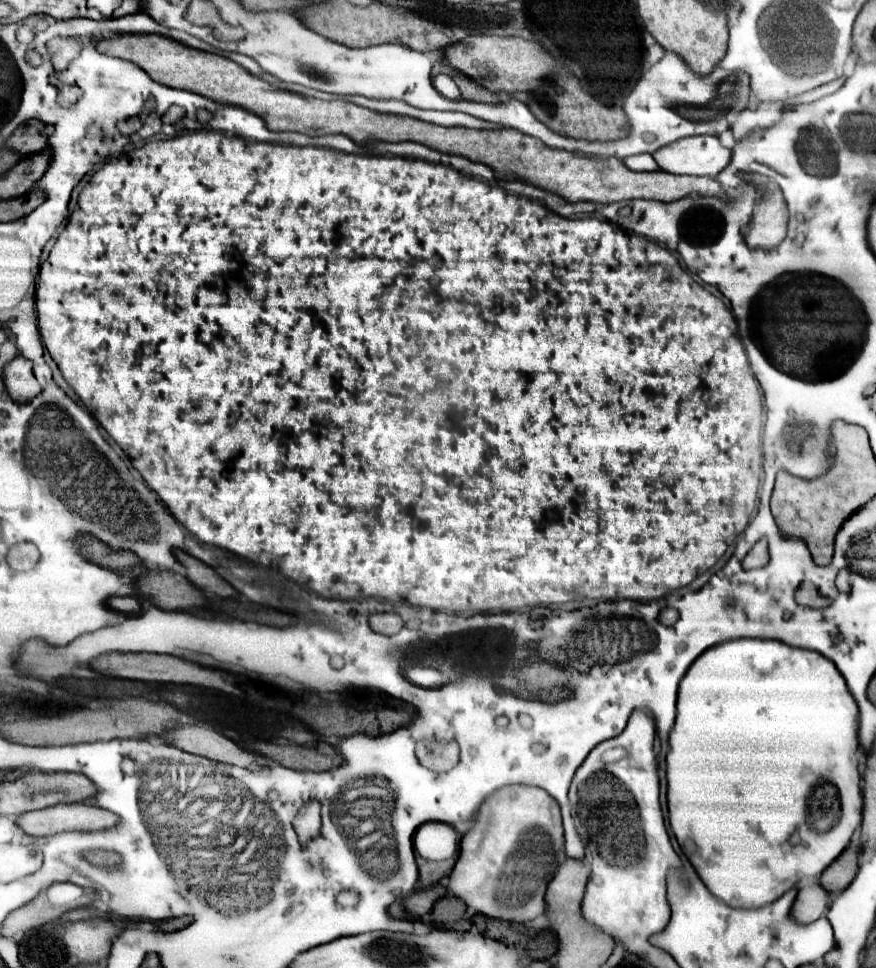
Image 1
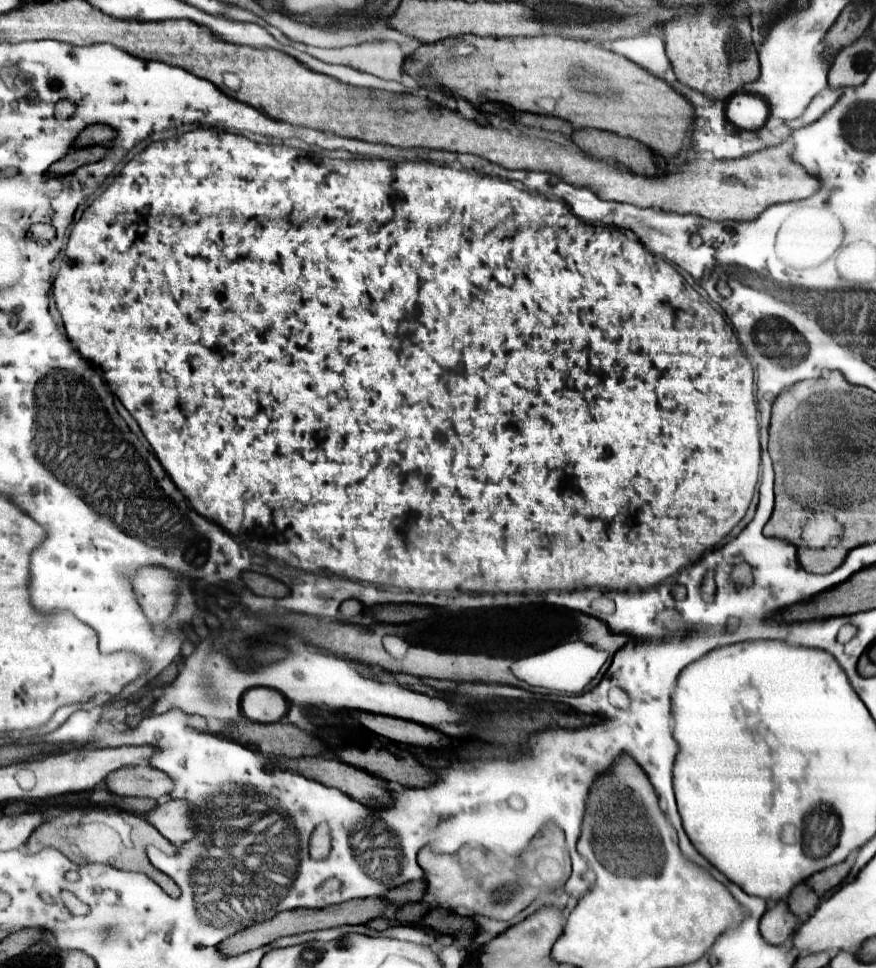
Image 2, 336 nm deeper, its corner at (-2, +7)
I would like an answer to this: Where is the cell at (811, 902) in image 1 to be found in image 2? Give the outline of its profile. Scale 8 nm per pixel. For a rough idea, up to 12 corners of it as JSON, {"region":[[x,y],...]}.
{"region":[[779,901],[761,917],[759,931],[771,945],[787,943],[799,925]]}

